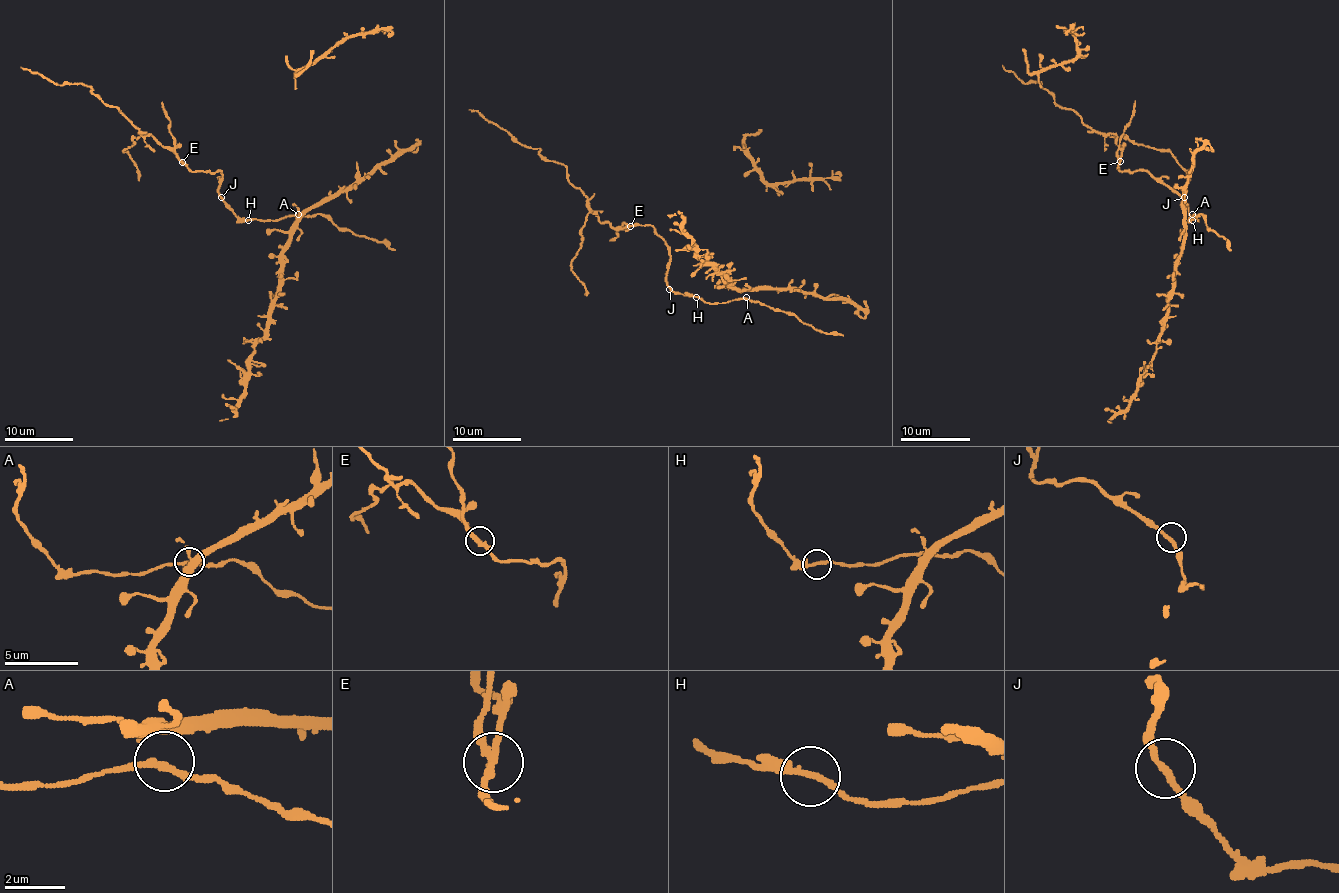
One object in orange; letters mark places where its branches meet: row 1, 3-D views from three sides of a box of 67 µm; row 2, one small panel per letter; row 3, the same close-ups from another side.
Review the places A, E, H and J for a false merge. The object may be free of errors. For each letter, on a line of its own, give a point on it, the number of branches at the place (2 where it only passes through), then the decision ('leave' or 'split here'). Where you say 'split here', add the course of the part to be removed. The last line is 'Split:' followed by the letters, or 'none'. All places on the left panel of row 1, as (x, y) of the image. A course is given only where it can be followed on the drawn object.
A: (298, 214) | 3 | leave
E: (182, 162) | 3 | split here | (182, 161), (151, 136), (141, 134), (119, 110), (105, 105), (88, 86), (57, 84), (21, 67)
H: (248, 220) | 2 | leave
J: (221, 197) | 2 | leave
Split: E

